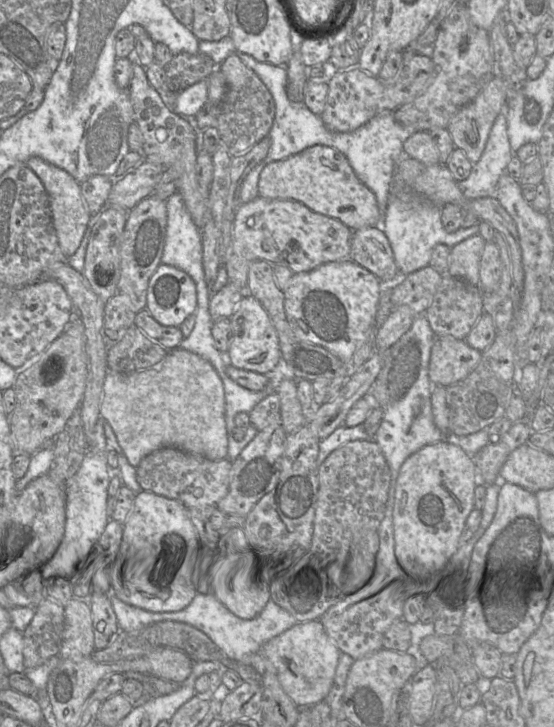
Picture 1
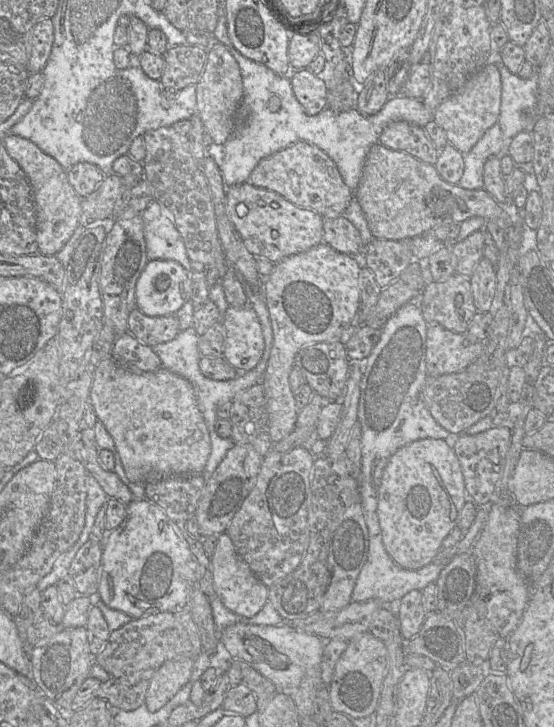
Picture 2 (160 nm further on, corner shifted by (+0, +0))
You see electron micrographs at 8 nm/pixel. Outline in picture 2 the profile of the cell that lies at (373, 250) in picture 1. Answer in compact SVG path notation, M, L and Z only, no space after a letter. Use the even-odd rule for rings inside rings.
M344 216L324 219L323 242L343 254L351 256L364 254L365 245L359 231Z

